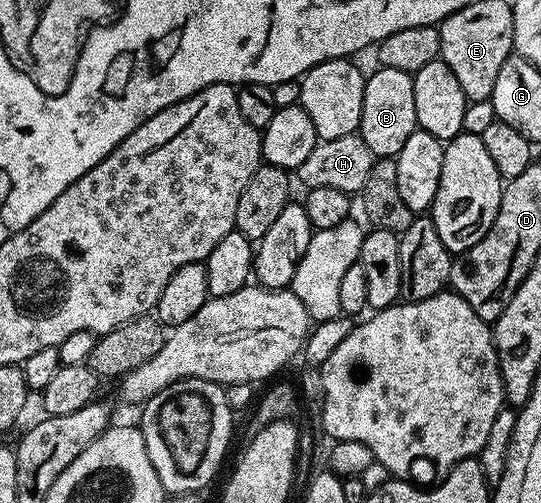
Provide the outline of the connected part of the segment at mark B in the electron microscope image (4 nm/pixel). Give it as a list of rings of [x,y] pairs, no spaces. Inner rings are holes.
[[[377,67],[365,79],[365,90],[363,91],[363,115],[361,116],[361,127],[359,135],[363,143],[373,152],[374,158],[391,157],[396,158],[399,151],[403,151],[403,143],[411,139],[411,135],[417,128],[417,116],[415,115],[415,87],[413,86],[413,74],[407,71],[395,71],[395,67]]]

